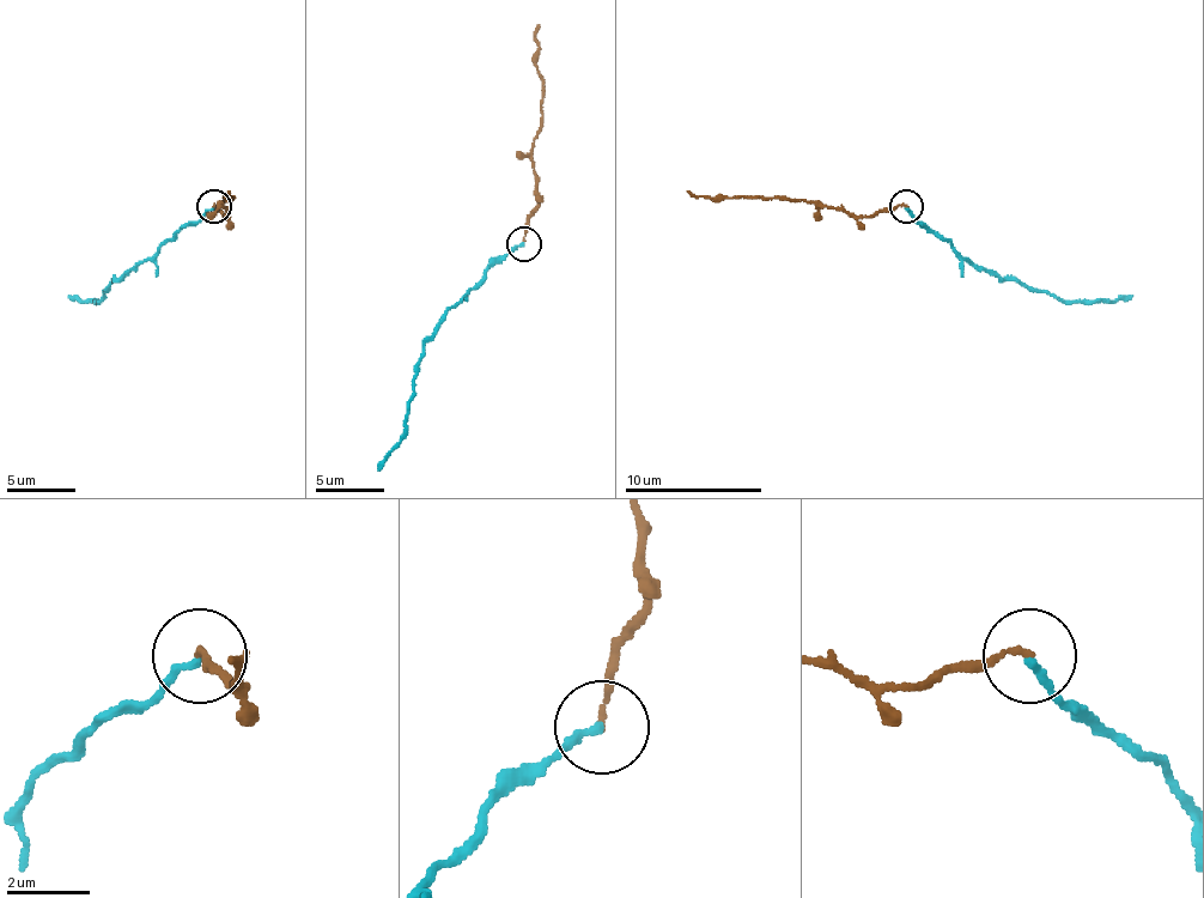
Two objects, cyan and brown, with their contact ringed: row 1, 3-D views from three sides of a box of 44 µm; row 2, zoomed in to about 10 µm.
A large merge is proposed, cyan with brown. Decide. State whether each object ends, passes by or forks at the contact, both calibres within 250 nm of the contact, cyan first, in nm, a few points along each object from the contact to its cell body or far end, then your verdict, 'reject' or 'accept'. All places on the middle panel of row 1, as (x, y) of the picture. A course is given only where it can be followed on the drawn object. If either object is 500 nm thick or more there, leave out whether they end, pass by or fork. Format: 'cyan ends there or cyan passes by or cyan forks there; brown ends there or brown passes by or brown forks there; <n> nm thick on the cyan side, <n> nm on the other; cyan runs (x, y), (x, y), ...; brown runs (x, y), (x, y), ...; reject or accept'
cyan ends there; brown ends there; 180 nm thick on the cyan side, 120 nm on the other; cyan runs (523, 243), (457, 302), (430, 339), (409, 401), (406, 435), (378, 469); brown runs (523, 243), (536, 188), (533, 137), (540, 127), (543, 76), (536, 68), (540, 24); reject

